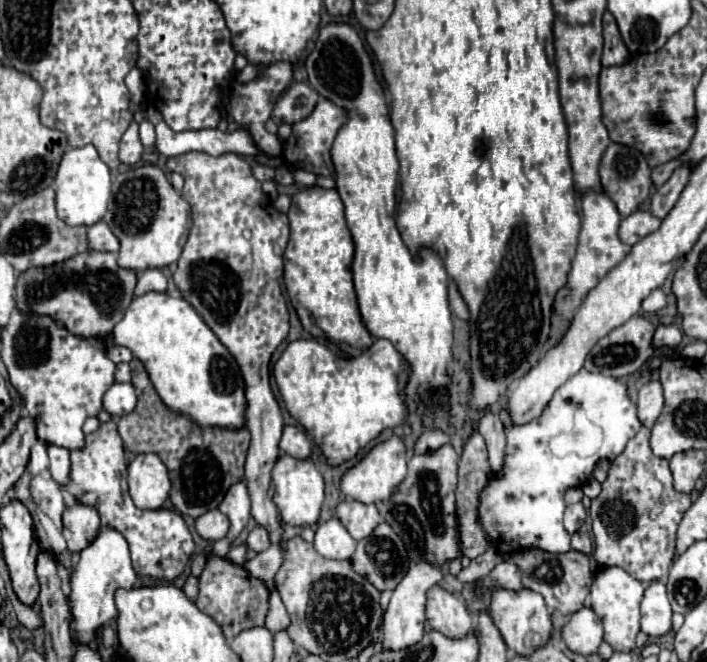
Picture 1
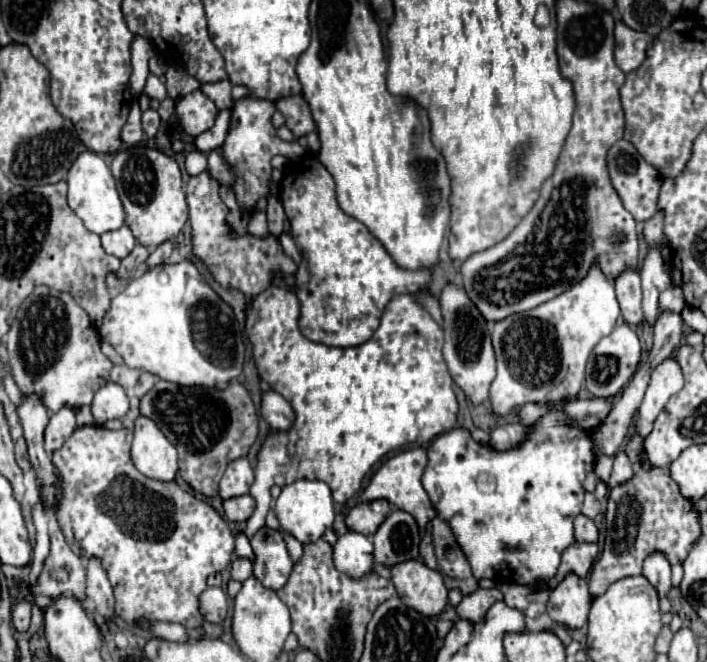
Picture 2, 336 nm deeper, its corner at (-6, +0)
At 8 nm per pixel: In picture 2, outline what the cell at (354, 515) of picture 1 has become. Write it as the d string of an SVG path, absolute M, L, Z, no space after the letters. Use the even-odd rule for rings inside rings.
M372 500L372 502L362 502L354 506L348 516L346 524L350 530L372 536L378 526L384 522L384 518L390 514L390 502L388 500Z

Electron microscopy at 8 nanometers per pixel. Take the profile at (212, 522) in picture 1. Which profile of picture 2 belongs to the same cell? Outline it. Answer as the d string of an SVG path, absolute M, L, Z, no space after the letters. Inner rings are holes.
M244 494L240 498L228 498L224 500L224 512L226 512L226 518L232 520L232 522L246 522L252 512L256 508L256 502L250 494Z

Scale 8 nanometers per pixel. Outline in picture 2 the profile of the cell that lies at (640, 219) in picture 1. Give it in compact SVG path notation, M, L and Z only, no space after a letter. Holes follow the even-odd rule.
M630 268L616 278L616 298L620 304L622 316L628 324L638 326L644 322L642 308L640 308L640 302L642 302L640 274L636 268Z

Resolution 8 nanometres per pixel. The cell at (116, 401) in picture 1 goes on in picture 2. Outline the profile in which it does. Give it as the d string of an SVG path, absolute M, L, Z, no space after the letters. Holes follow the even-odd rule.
M106 382L96 394L90 404L92 416L96 424L104 424L112 418L122 418L128 412L128 396L122 386L114 382Z

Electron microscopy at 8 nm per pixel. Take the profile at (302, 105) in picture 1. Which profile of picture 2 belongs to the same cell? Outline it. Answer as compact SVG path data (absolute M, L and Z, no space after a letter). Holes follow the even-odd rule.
M300 94L280 98L276 102L276 108L284 114L286 128L294 134L294 138L302 138L304 134L310 134L310 132L316 130L316 124L314 124L314 118L310 114L310 108L308 108L306 100Z

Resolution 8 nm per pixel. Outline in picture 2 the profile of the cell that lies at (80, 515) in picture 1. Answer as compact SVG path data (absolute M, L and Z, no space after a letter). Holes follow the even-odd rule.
M98 558L88 560L88 588L86 596L96 602L96 612L108 622L114 618L114 594L106 570Z

